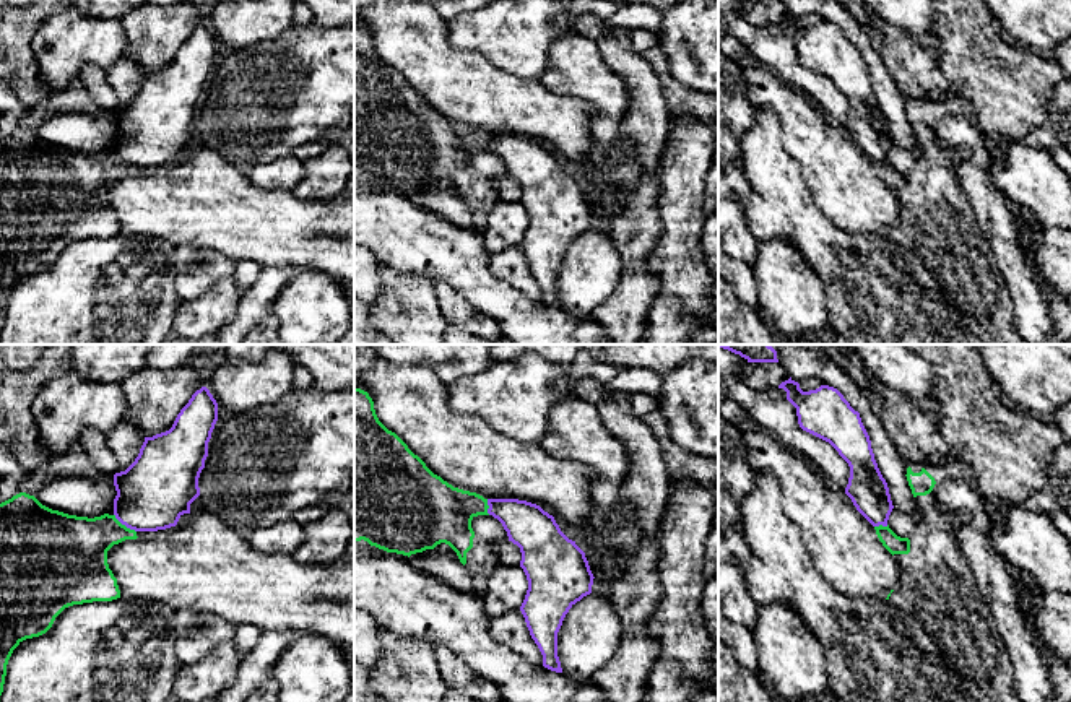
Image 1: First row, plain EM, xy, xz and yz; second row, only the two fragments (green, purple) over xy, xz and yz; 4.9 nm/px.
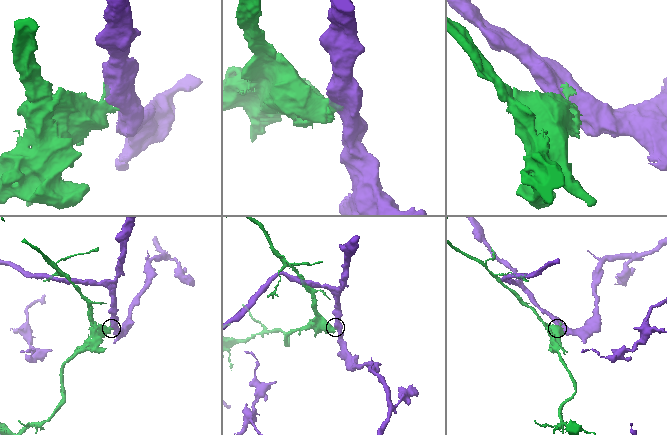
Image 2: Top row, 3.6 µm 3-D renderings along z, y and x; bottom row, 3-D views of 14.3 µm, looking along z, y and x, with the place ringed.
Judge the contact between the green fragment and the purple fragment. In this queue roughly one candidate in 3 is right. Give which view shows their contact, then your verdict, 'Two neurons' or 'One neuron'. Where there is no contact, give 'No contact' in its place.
Touches green in xy. Two neurons

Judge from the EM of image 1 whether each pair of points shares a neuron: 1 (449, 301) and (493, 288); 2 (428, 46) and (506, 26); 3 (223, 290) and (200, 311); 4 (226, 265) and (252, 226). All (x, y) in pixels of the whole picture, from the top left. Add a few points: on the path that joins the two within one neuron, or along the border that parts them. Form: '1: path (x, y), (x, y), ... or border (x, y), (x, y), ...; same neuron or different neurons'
1: border (436, 283), (454, 288), (493, 320); different neurons
2: border (446, 23), (454, 47), (485, 56); different neurons
3: path (218, 294), (205, 307); same neuron
4: border (194, 244), (212, 247), (236, 262); different neurons

